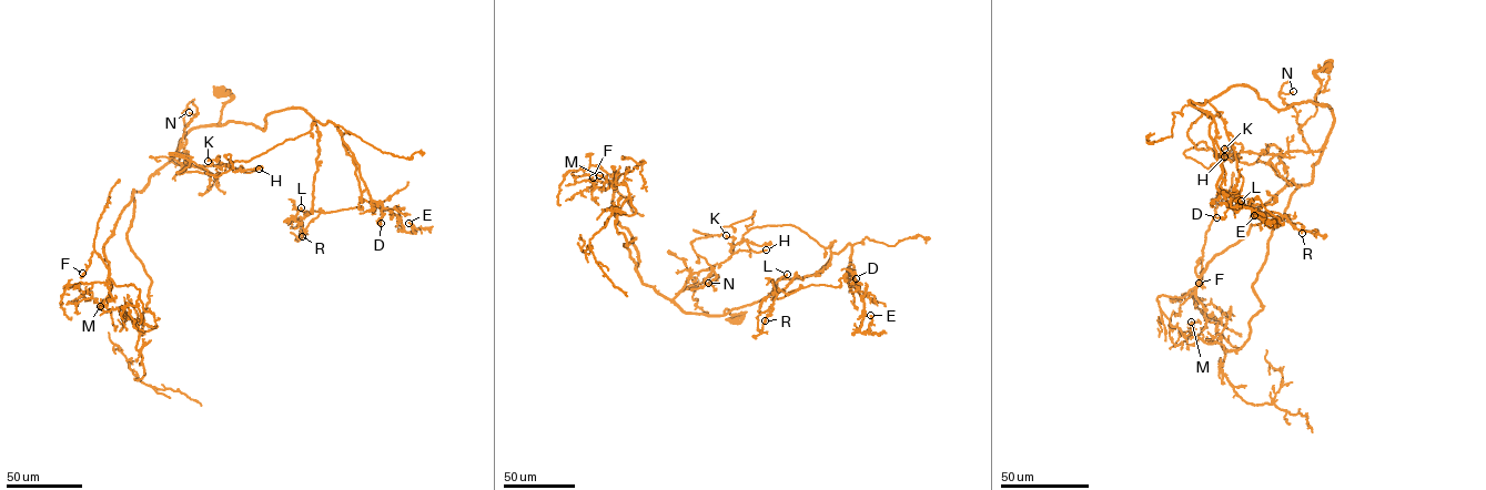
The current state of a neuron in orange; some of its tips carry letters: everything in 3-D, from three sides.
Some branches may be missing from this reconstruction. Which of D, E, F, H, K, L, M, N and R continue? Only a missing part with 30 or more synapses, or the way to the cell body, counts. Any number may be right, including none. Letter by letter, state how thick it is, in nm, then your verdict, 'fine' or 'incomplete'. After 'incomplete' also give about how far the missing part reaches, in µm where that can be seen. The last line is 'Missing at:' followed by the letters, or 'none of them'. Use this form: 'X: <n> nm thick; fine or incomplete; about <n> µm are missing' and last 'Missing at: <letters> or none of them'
D: 170 nm thick; fine
E: 150 nm thick; fine
F: 200 nm thick; fine
H: 200 nm thick; fine
K: 140 nm thick; fine
L: 140 nm thick; fine
M: 140 nm thick; fine
N: 140 nm thick; fine
R: 110 nm thick; fine
Missing at: none of them

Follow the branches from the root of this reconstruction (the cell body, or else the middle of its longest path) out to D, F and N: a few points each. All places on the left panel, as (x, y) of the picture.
D: (221, 90), (232, 95), (218, 125), (264, 129), (268, 114), (302, 108), (334, 124), (382, 205), (381, 223)
F: (221, 90), (232, 95), (220, 123), (193, 128), (132, 191), (102, 247), (109, 267), (93, 252), (82, 273)
N: (221, 90), (232, 95), (220, 123), (193, 128), (181, 140), (175, 163), (184, 129), (196, 113), (189, 112)

